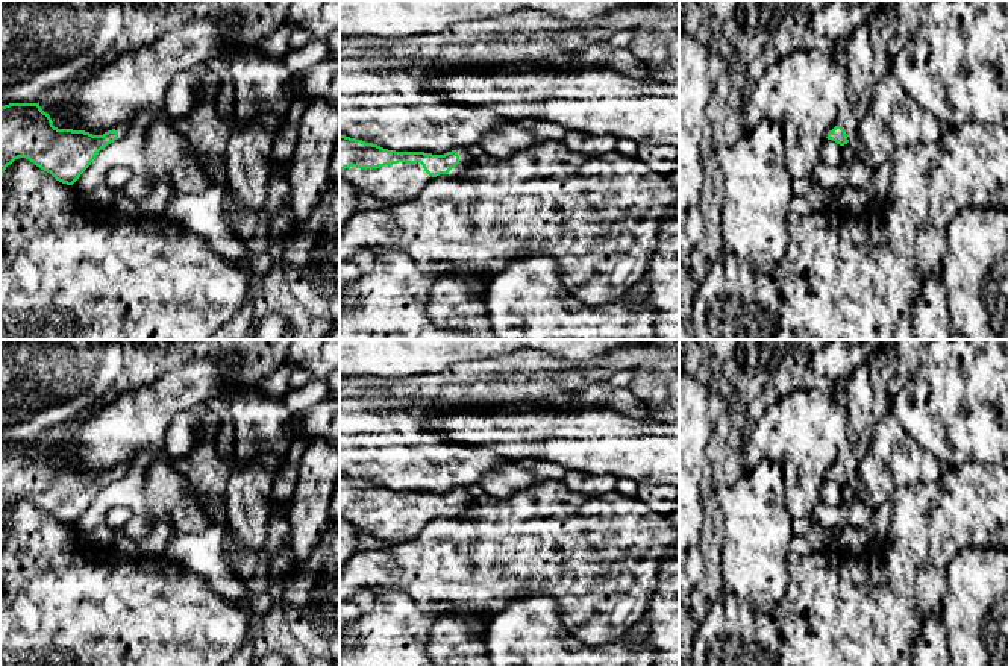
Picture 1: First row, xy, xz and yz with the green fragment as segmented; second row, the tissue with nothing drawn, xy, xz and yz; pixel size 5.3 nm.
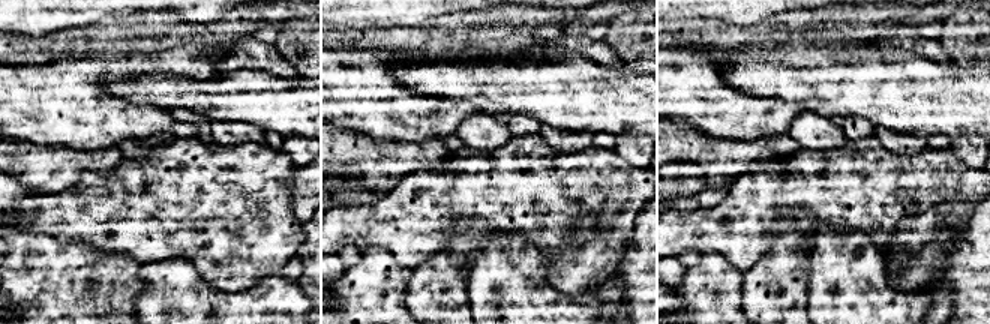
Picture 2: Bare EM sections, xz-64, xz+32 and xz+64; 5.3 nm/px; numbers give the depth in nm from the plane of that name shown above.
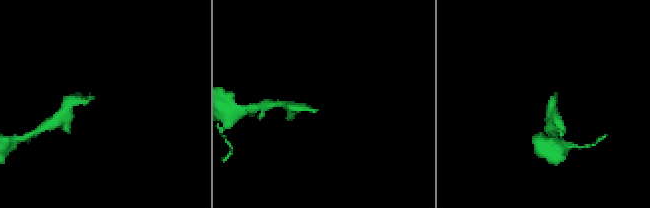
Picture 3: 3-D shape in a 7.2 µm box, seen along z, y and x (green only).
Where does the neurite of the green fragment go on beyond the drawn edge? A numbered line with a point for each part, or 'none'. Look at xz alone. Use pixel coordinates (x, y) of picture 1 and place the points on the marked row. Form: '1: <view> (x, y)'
1: xz (396, 184)

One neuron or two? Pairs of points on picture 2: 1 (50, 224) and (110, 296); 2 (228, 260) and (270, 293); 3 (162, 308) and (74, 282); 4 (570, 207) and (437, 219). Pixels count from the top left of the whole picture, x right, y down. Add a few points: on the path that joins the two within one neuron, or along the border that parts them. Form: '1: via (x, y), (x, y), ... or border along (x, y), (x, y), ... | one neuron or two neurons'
1: border along (32, 231), (99, 249) | two neurons
2: border along (278, 272), (260, 278), (237, 293), (222, 291) | two neurons
3: border along (143, 266), (140, 272), (143, 291), (134, 308) | two neurons
4: via (537, 207), (470, 207) | one neuron

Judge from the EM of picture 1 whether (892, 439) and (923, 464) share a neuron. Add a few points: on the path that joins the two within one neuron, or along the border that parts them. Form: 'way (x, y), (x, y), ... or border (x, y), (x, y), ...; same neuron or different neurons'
way (898, 448), (914, 464); same neuron

